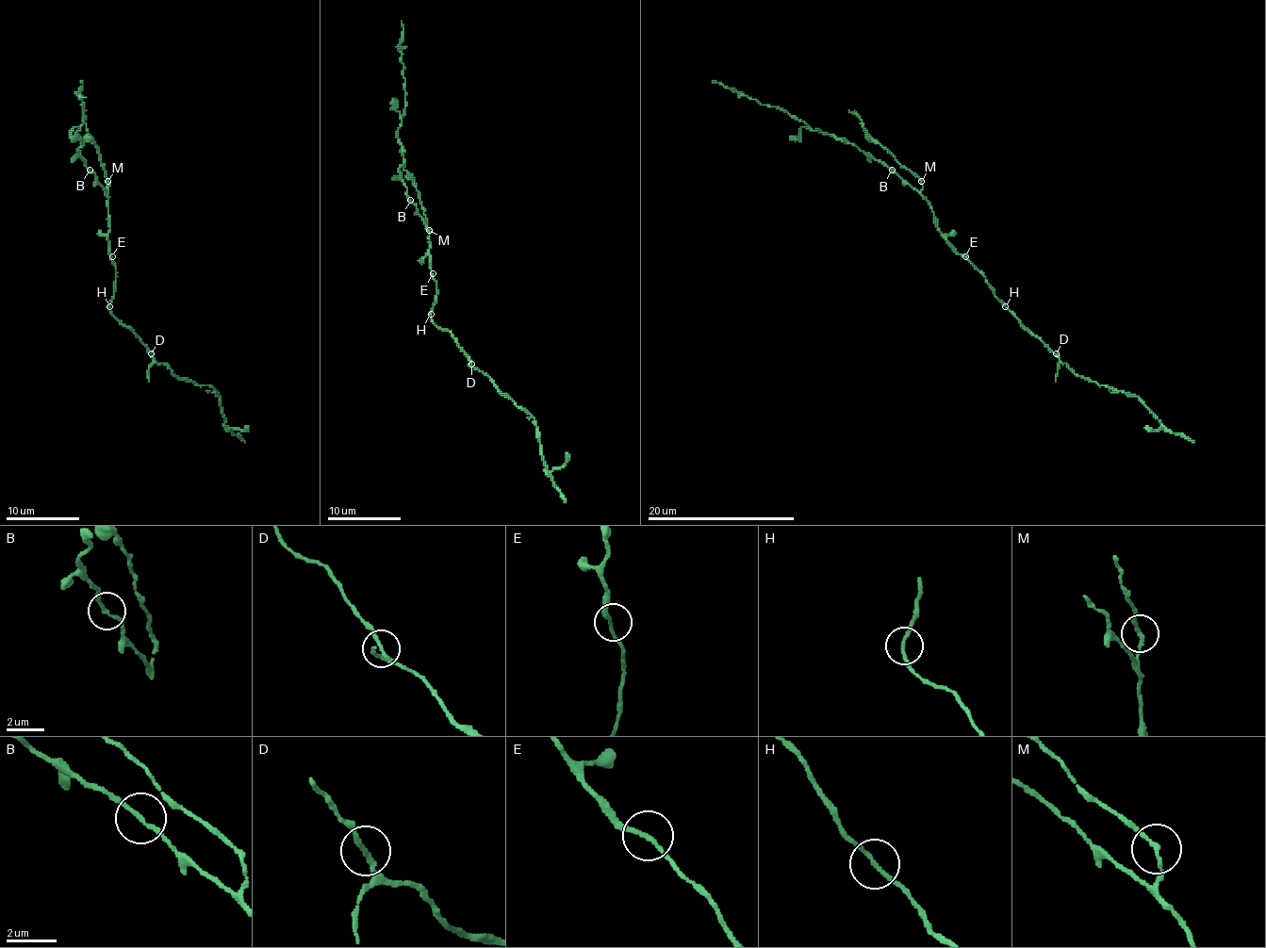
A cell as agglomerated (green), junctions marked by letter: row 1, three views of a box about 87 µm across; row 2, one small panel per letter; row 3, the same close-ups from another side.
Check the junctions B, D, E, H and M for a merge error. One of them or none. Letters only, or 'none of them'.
none of them

